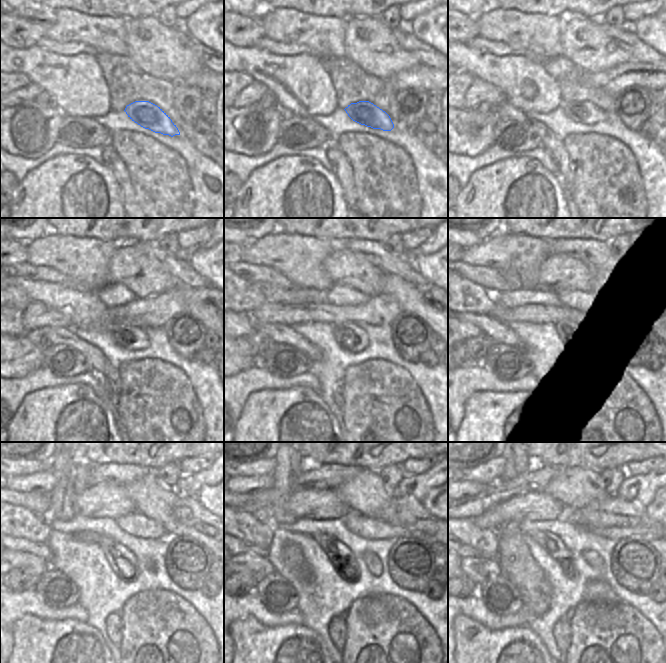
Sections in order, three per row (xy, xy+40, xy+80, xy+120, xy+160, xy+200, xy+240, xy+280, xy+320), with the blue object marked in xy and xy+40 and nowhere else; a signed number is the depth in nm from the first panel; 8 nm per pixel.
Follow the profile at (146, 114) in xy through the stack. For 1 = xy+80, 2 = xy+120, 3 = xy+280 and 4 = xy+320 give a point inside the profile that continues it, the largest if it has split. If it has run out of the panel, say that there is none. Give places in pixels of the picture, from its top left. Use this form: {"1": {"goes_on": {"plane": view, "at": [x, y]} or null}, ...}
{"1": {"goes_on": {"plane": "xy+80", "at": [585, 112]}}, "2": {"goes_on": {"plane": "xy+120", "at": [133, 338]}}, "3": {"goes_on": {"plane": "xy+280", "at": [336, 551]}}, "4": {"goes_on": {"plane": "xy+320", "at": [552, 544]}}}

